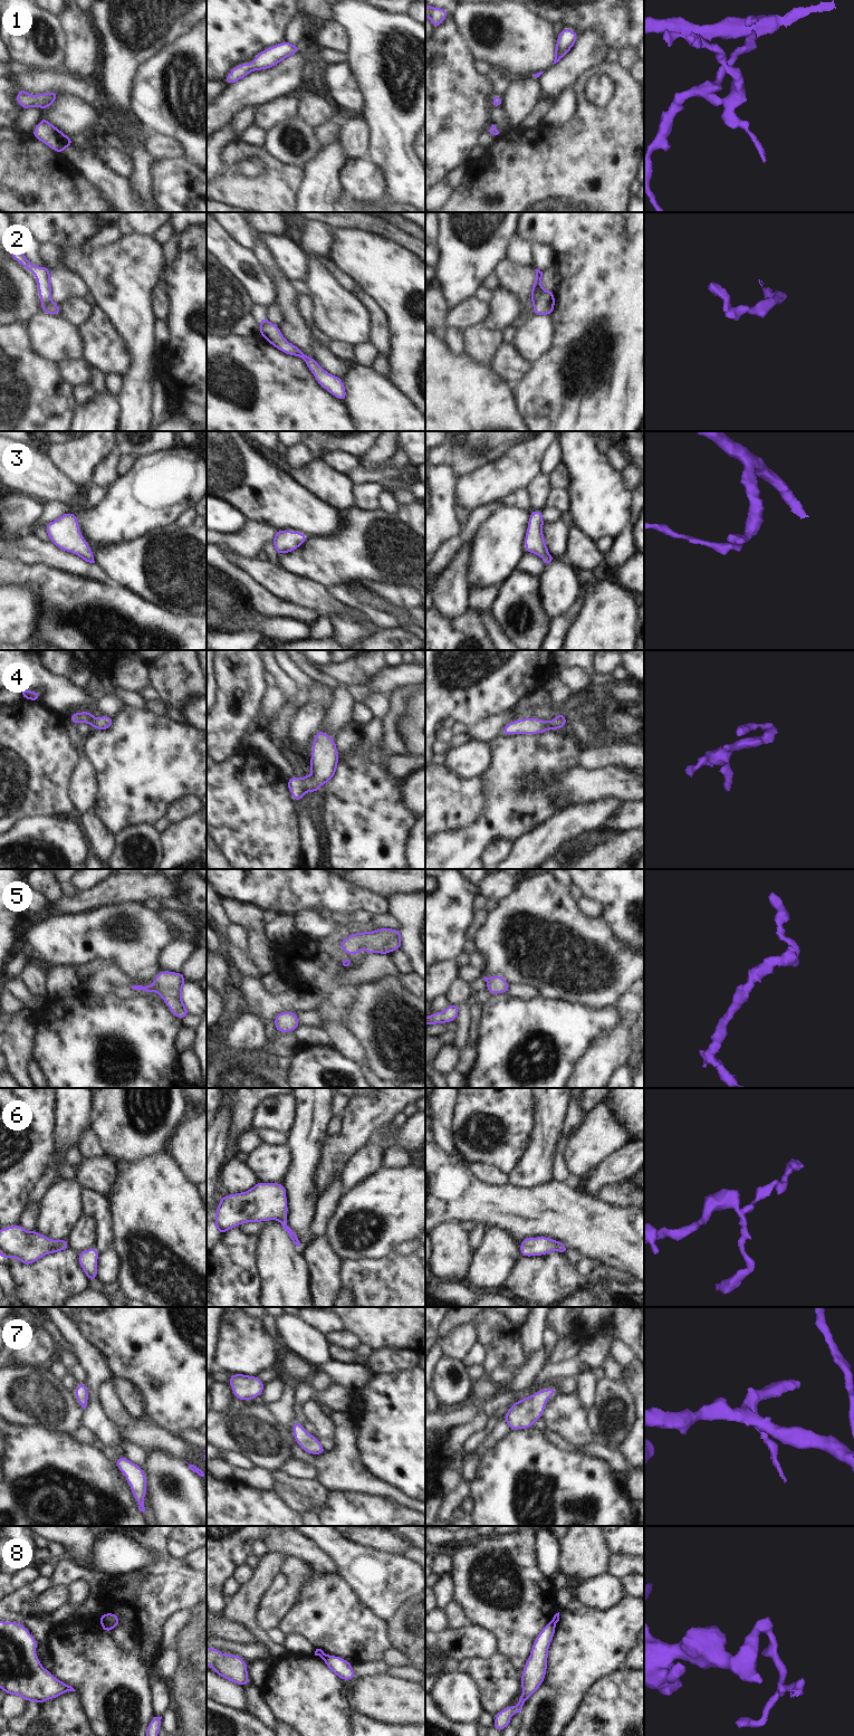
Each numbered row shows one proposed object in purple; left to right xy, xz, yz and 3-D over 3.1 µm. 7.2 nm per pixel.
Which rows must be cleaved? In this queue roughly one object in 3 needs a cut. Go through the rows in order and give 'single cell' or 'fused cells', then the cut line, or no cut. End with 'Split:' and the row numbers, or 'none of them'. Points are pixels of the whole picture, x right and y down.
1: single cell | no cut
2: fused cells | yz (544, 291), (534, 306)
3: single cell | no cut
4: single cell | no cut
5: single cell | no cut
6: single cell | no cut
7: single cell | no cut
8: fused cells | xy (101, 1621), (112, 1628)
Split: 2, 8

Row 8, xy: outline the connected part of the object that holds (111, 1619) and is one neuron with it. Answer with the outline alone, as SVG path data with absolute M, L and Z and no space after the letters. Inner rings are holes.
M103 1613L98 1620L109 1625L112 1629L117 1628L119 1624L119 1620L116 1613Z

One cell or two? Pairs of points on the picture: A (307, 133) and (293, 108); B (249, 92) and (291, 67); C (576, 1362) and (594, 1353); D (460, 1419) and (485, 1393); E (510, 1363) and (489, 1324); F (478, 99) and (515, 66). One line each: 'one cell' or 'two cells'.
A: two cells
B: one cell
C: one cell
D: two cells
E: one cell
F: two cells

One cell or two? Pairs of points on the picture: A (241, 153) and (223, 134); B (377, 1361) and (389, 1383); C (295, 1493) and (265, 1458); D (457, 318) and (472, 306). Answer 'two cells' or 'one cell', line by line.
A: two cells
B: two cells
C: two cells
D: one cell

